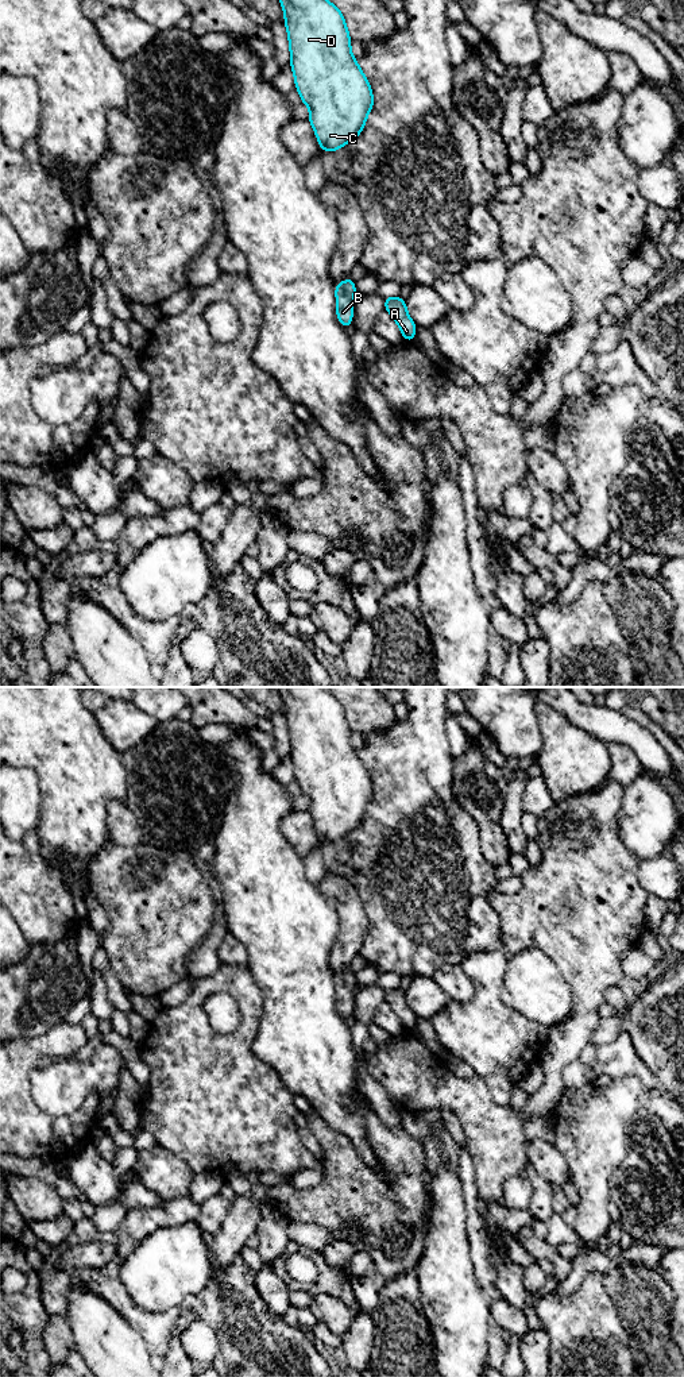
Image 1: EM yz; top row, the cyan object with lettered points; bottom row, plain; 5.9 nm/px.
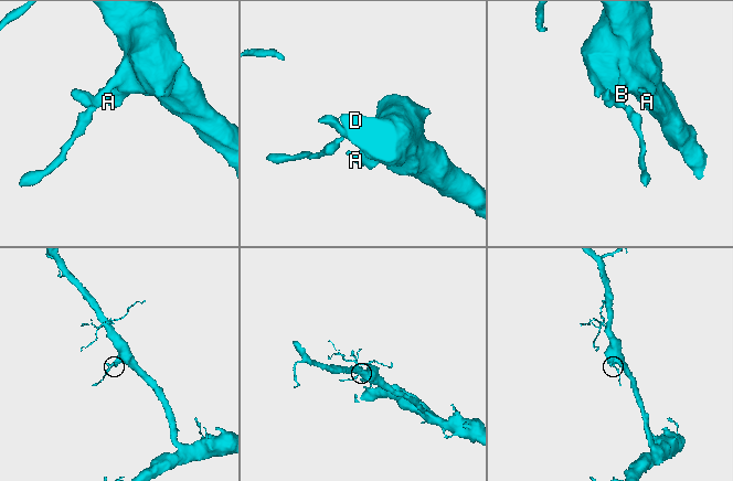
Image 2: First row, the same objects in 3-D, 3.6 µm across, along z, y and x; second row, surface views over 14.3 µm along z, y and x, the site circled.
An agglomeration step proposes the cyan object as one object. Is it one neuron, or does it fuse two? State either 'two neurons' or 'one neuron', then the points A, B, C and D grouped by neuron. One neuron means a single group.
one neuron; groups A B C D

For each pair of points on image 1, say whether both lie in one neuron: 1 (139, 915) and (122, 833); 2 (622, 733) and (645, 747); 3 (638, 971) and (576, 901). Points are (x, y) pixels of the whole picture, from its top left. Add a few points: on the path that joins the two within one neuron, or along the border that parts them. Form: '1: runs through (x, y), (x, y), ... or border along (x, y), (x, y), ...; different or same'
1: runs through (139, 895), (139, 886), (127, 872), (126, 853); same
2: runs through (628, 733), (640, 741); same
3: border along (637, 945), (632, 945), (621, 956), (623, 974); different

